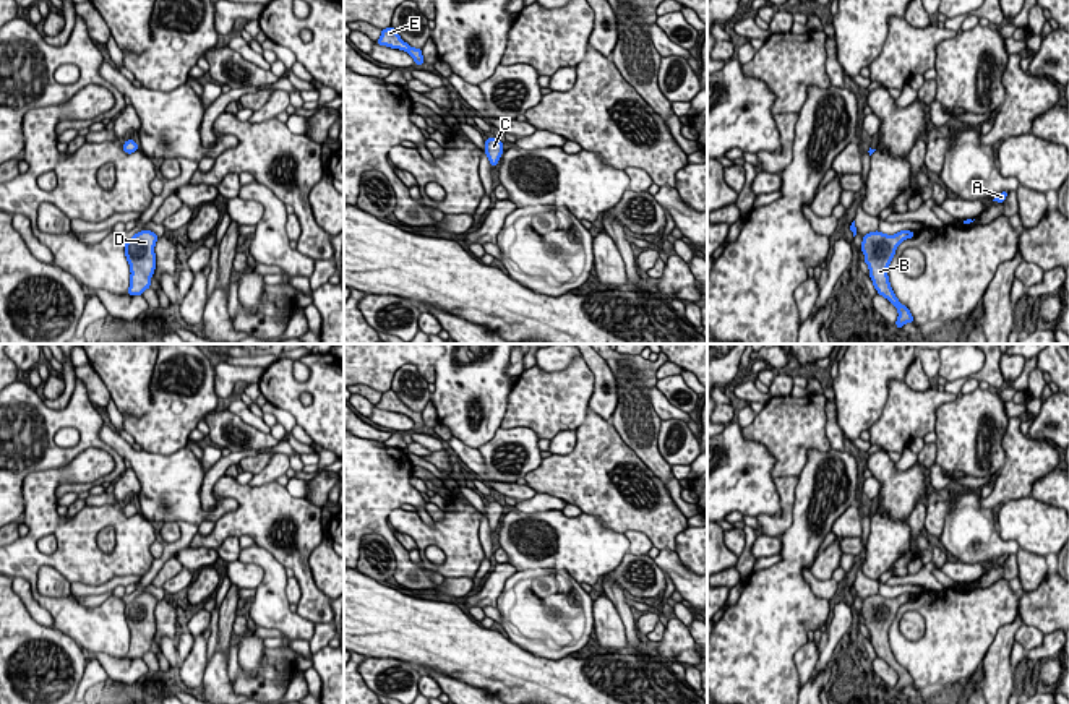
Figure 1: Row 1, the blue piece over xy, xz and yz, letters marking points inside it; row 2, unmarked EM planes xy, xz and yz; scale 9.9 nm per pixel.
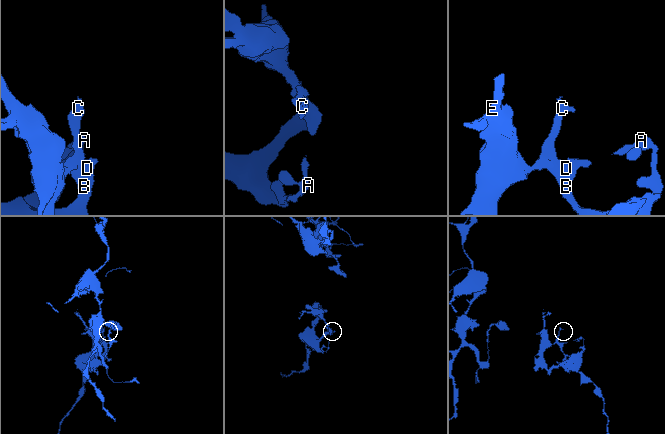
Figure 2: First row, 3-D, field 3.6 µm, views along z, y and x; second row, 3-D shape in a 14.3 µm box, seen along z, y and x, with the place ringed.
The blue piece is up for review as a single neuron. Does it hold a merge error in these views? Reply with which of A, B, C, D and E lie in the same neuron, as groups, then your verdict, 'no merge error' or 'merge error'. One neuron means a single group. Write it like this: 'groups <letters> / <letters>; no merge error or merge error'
groups A B C D E; no merge error

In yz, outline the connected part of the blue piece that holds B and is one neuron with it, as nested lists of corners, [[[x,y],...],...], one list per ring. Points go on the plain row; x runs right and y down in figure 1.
[[[879,594],[869,595],[863,600],[861,615],[865,618],[865,626],[869,631],[869,641],[873,644],[874,652],[879,659],[887,662],[899,675],[899,681],[895,689],[900,693],[907,686],[913,686],[913,680],[910,673],[899,665],[894,659],[894,654],[889,646],[887,631],[892,625],[895,613],[900,605],[905,602],[912,602],[915,595],[900,594],[894,599],[886,599]]]

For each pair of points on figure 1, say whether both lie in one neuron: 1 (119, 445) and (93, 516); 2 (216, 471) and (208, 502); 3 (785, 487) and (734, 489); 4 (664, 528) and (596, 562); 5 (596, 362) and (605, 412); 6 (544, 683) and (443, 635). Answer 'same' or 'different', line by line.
1: different
2: same
3: different
4: different
5: same
6: same

